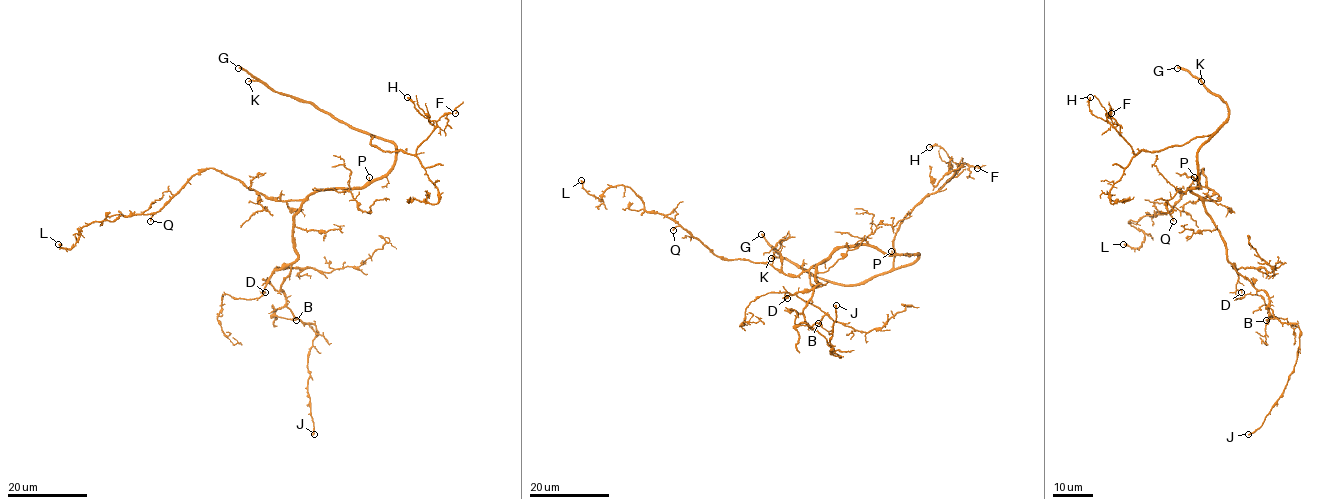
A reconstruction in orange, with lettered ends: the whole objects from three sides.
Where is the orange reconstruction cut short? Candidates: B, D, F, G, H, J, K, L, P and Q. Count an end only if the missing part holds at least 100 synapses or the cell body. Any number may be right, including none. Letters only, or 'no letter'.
G, K

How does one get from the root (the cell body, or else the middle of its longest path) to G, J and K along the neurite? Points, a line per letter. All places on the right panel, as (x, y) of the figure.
G: (1192, 192), (1188, 189), (1197, 185), (1197, 150), (1226, 121), (1228, 109), (1198, 79), (1177, 68)
J: (1192, 192), (1221, 237), (1226, 259), (1264, 291), (1275, 317), (1299, 326), (1294, 370), (1263, 423), (1248, 434)
K: (1192, 192), (1188, 189), (1197, 185), (1197, 150), (1228, 116), (1227, 105), (1201, 81)

